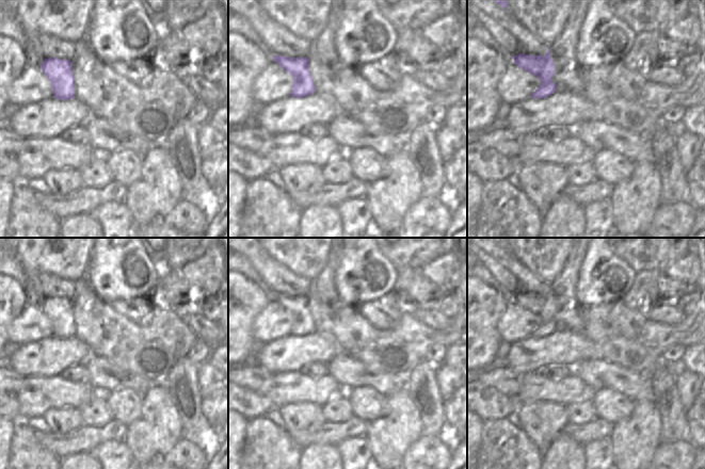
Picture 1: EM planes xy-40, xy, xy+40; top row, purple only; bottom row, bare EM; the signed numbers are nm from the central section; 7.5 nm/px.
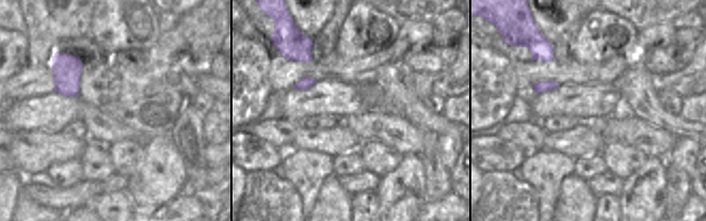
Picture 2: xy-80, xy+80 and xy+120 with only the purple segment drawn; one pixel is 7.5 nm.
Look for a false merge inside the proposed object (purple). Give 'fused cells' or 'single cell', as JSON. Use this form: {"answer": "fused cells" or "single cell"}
{"answer": "fused cells"}

